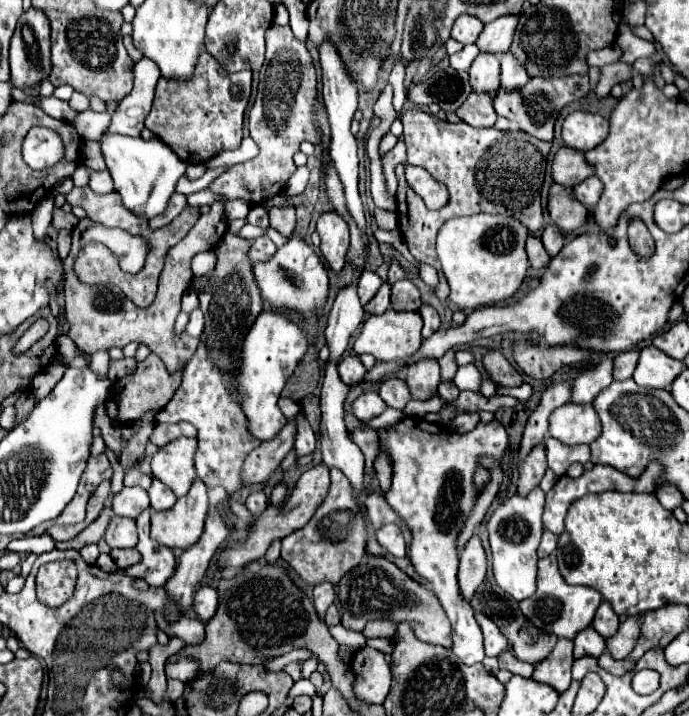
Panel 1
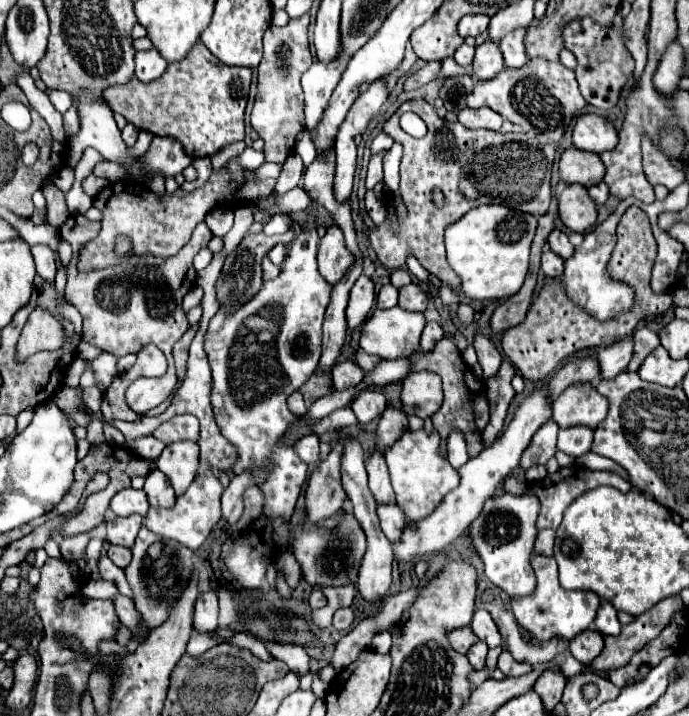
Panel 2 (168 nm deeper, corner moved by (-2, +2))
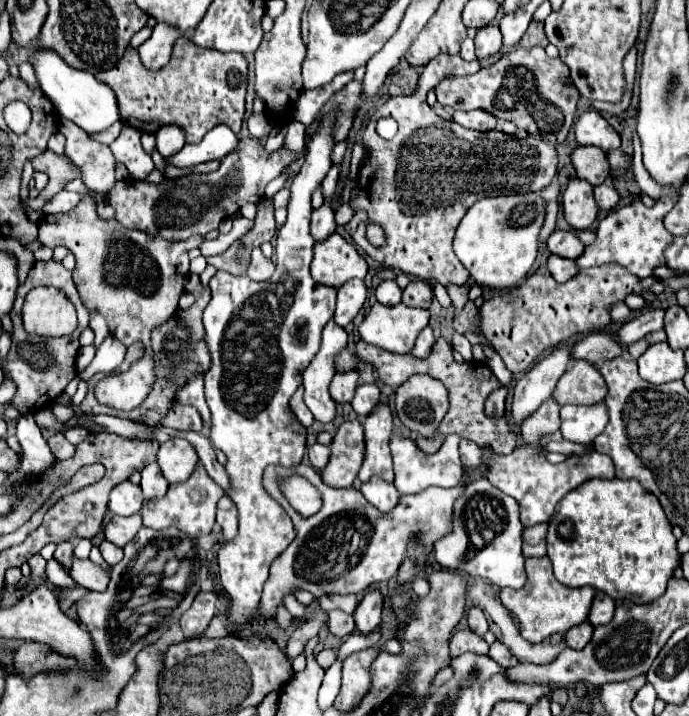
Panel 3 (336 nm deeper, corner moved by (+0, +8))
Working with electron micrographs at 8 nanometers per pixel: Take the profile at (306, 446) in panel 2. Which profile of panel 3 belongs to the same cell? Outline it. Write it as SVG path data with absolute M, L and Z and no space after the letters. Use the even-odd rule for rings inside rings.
M312 443L312 445L308 445L308 459L310 459L312 467L320 471L326 467L326 463L330 459L330 449L320 443Z

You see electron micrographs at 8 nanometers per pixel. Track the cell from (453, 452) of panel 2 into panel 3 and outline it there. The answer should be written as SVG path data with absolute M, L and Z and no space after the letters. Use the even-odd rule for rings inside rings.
M468 439L460 441L460 457L466 469L474 469L476 461L480 461L480 447Z

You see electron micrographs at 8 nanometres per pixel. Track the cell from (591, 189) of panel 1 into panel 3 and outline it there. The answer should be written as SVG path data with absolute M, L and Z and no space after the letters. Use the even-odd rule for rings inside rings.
M606 179L606 183L594 187L594 197L596 197L596 203L600 209L608 211L608 209L614 209L616 203L618 203L618 191L614 189L612 181Z

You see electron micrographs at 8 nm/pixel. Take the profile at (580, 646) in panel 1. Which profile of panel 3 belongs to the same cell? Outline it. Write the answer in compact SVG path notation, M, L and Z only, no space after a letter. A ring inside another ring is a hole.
M584 621L584 623L576 625L576 627L572 627L564 637L566 637L568 647L572 647L572 649L584 649L590 643L592 633L594 633L594 627L588 625L588 621Z

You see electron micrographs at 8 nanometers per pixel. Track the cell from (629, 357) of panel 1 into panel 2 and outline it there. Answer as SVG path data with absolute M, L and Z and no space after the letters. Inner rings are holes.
M638 327L634 331L634 357L628 365L628 371L638 371L638 367L642 365L642 361L660 345L660 339L654 331L650 331L648 327Z

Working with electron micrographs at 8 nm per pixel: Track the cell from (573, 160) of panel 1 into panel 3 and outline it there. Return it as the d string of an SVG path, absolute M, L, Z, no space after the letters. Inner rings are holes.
M576 147L570 155L576 175L592 185L600 185L608 177L606 153L600 147Z

